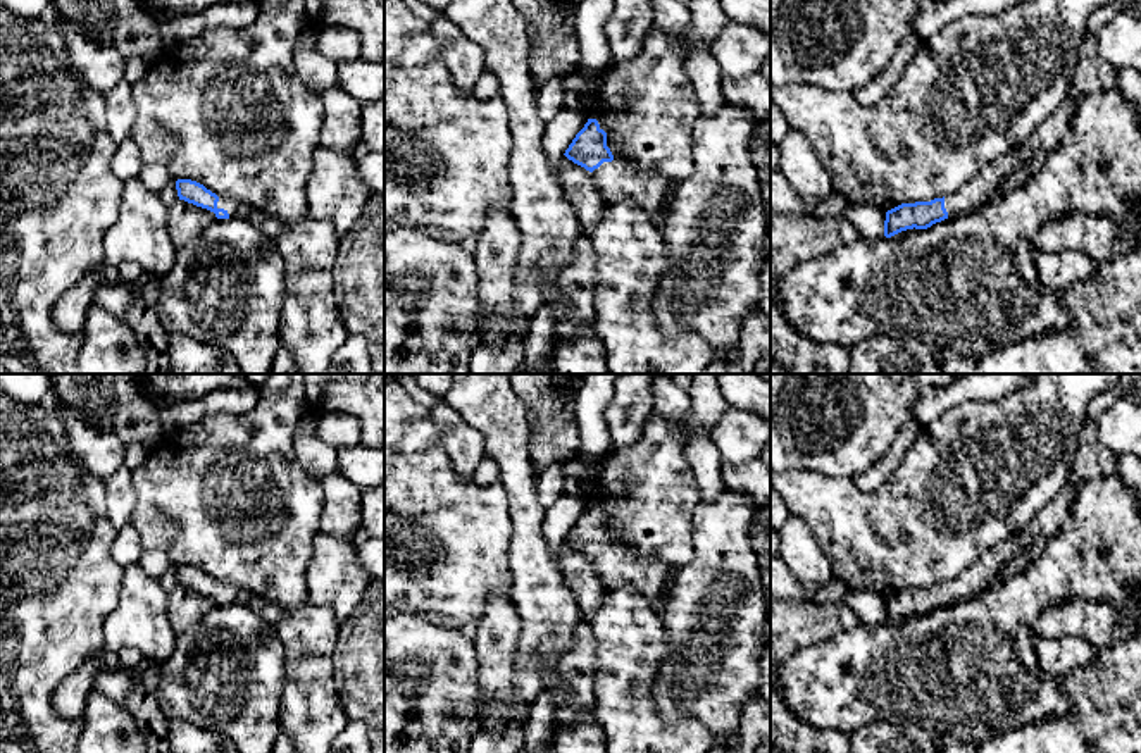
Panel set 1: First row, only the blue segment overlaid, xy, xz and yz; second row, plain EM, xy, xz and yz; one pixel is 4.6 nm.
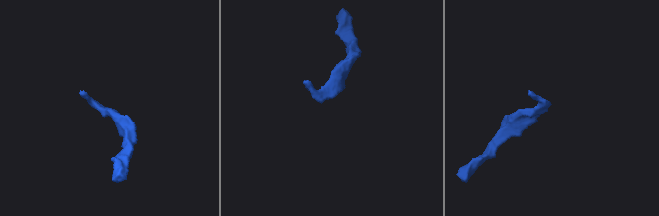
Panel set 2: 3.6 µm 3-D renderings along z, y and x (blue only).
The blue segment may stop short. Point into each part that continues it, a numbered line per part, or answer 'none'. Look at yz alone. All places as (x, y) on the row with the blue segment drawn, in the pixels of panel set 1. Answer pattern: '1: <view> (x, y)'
1: yz (1047, 138)

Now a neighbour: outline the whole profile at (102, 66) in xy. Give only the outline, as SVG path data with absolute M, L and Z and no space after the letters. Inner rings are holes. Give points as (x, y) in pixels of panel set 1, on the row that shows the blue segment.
M48 14L64 40L71 64L97 91L107 93L124 78L126 57L110 43L102 43L91 29L60 14Z

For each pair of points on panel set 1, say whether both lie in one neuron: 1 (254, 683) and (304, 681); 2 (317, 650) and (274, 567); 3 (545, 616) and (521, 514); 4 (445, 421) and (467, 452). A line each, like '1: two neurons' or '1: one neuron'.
1: two neurons
2: two neurons
3: one neuron
4: one neuron

